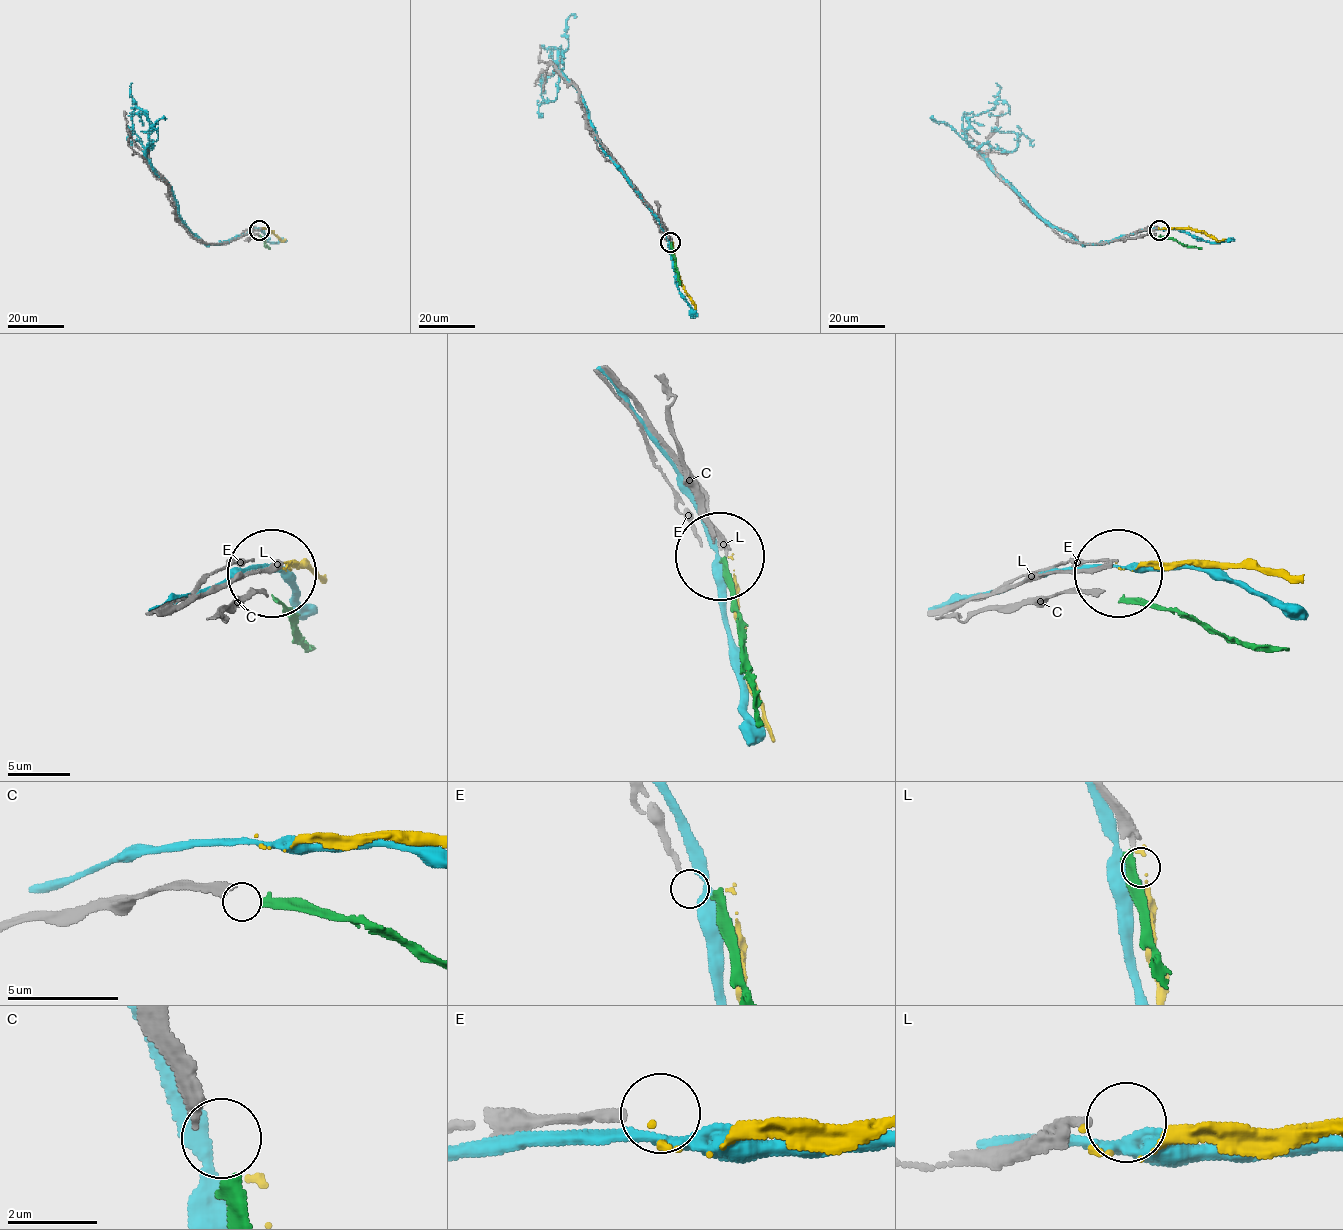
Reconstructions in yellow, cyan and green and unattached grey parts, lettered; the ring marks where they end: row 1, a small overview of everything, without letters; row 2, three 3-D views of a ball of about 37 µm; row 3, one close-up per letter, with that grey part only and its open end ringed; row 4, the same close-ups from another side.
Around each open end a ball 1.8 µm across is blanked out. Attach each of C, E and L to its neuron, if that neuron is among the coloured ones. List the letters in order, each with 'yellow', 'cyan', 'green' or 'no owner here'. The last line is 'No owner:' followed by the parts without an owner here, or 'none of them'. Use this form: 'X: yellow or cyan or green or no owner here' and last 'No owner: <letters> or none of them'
C: green
E: no owner here
L: yellow
No owner: E

